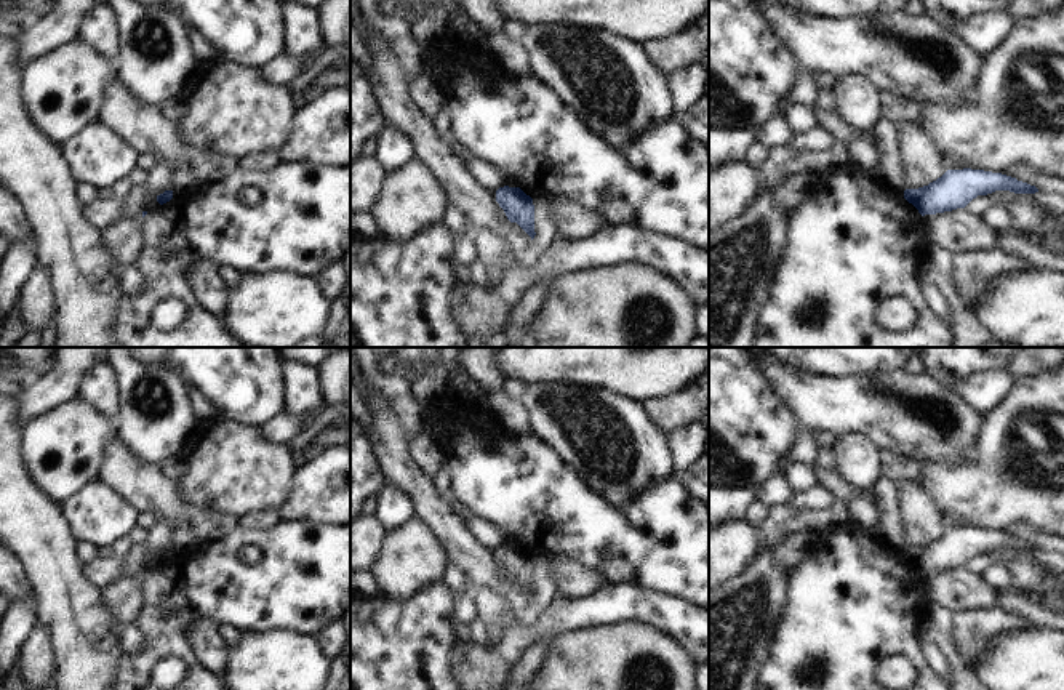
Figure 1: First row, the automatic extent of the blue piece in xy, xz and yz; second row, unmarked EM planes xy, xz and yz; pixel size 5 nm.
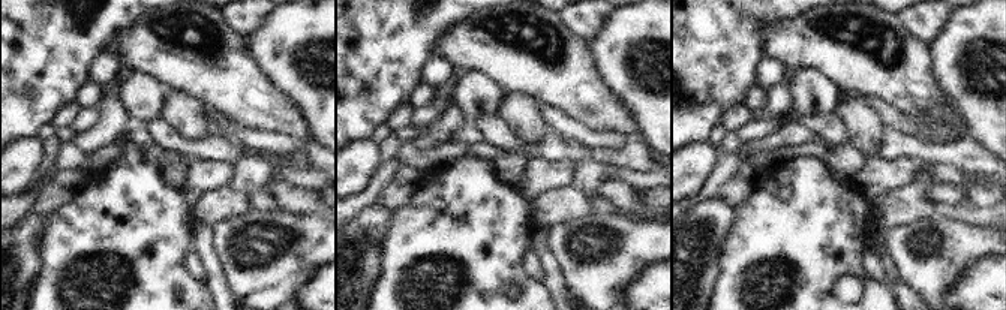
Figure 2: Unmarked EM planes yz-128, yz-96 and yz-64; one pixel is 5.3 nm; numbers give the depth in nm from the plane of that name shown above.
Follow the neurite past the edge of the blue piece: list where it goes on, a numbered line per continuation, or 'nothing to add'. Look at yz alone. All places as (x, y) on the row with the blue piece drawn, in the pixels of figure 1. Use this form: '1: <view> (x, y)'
nothing to add

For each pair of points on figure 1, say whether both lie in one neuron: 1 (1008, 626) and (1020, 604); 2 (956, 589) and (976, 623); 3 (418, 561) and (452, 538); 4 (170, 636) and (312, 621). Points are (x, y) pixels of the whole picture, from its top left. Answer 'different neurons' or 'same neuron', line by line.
1: different neurons
2: different neurons
3: different neurons
4: same neuron

